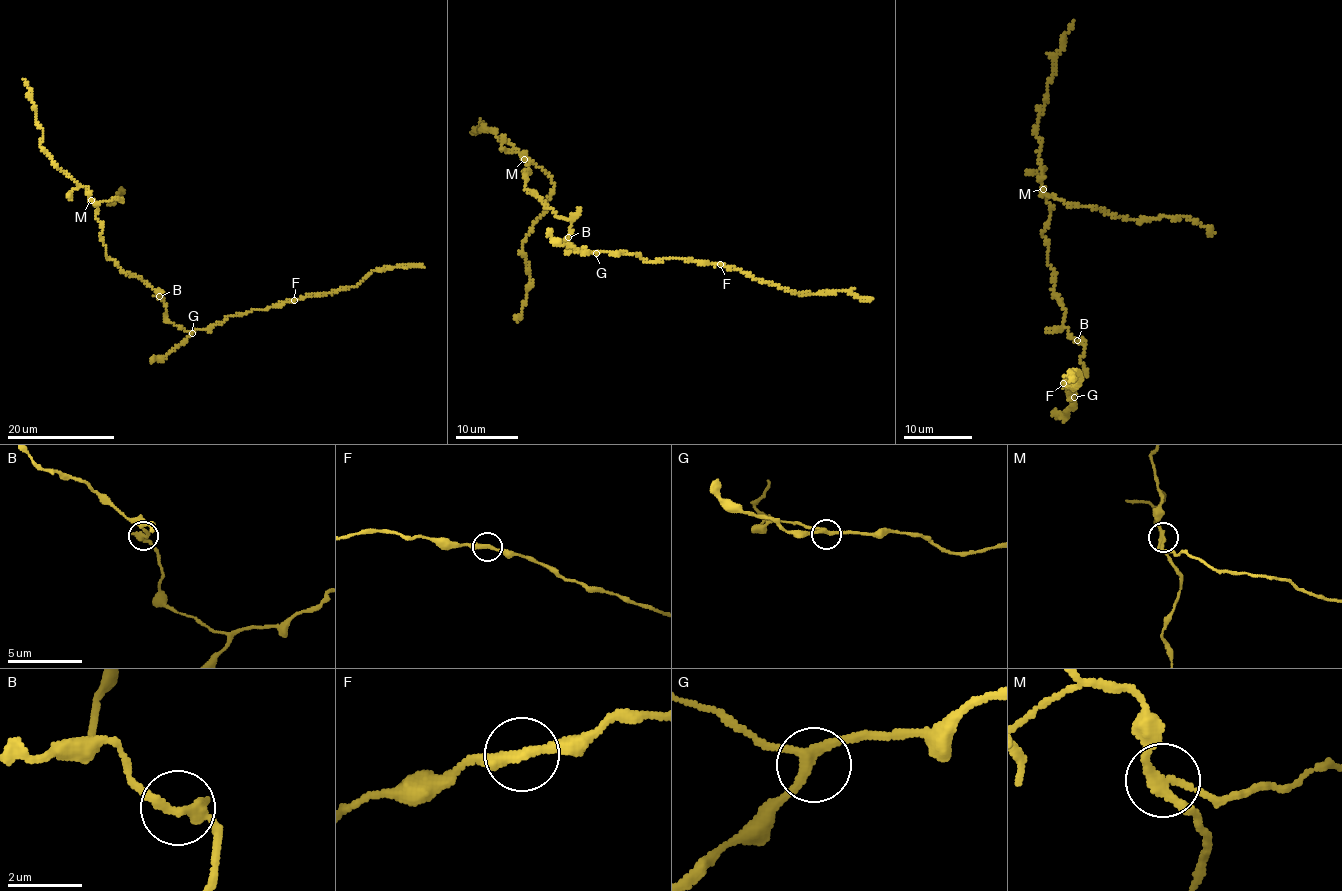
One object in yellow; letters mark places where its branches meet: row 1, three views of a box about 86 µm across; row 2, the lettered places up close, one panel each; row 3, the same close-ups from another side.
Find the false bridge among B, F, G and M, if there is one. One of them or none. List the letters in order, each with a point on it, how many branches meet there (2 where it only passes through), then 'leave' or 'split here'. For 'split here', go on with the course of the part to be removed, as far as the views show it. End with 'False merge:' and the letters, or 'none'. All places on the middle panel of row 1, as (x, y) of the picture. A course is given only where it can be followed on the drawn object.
B: place (568, 237); branches 3; leave
F: place (720, 264); branches 2; leave
G: place (596, 253); branches 3; leave
M: place (524, 159); branches 3; split here; course (523, 159), (549, 175), (553, 187), (548, 209), (523, 243), (530, 279), (518, 320)
False merge: M

